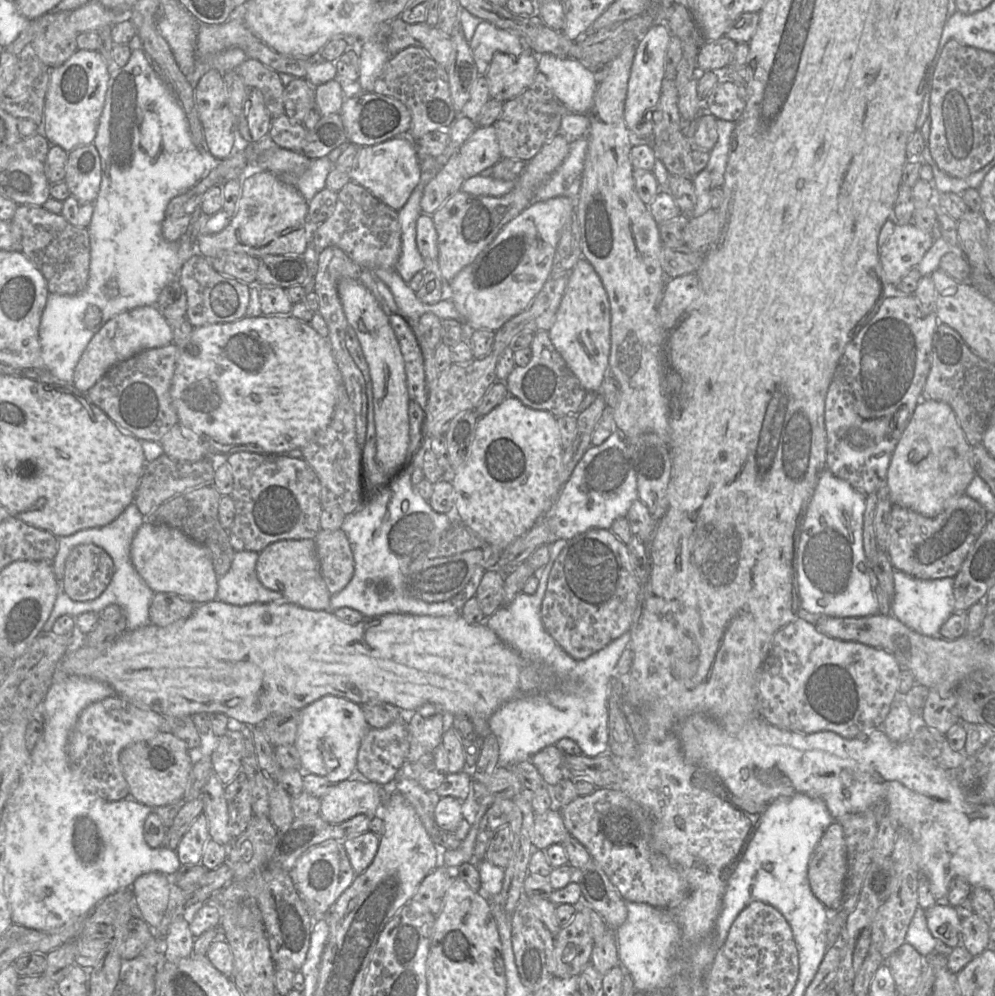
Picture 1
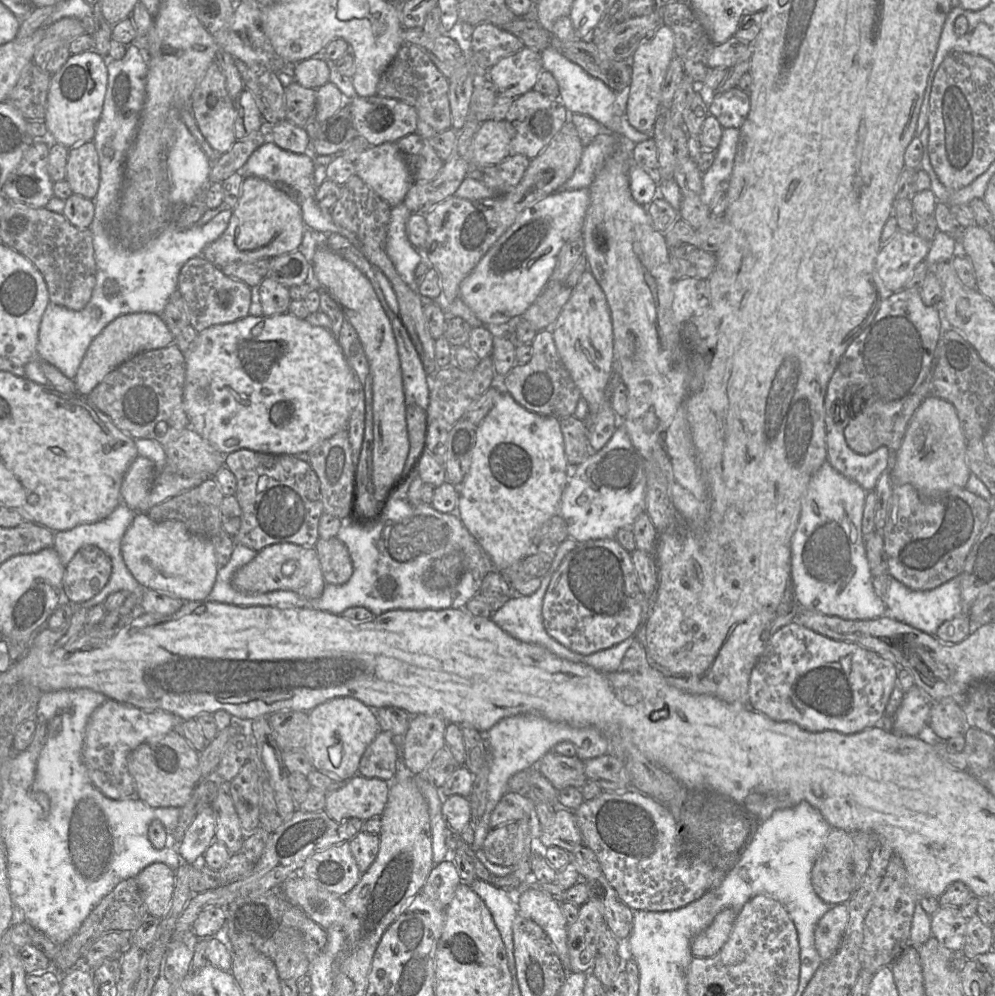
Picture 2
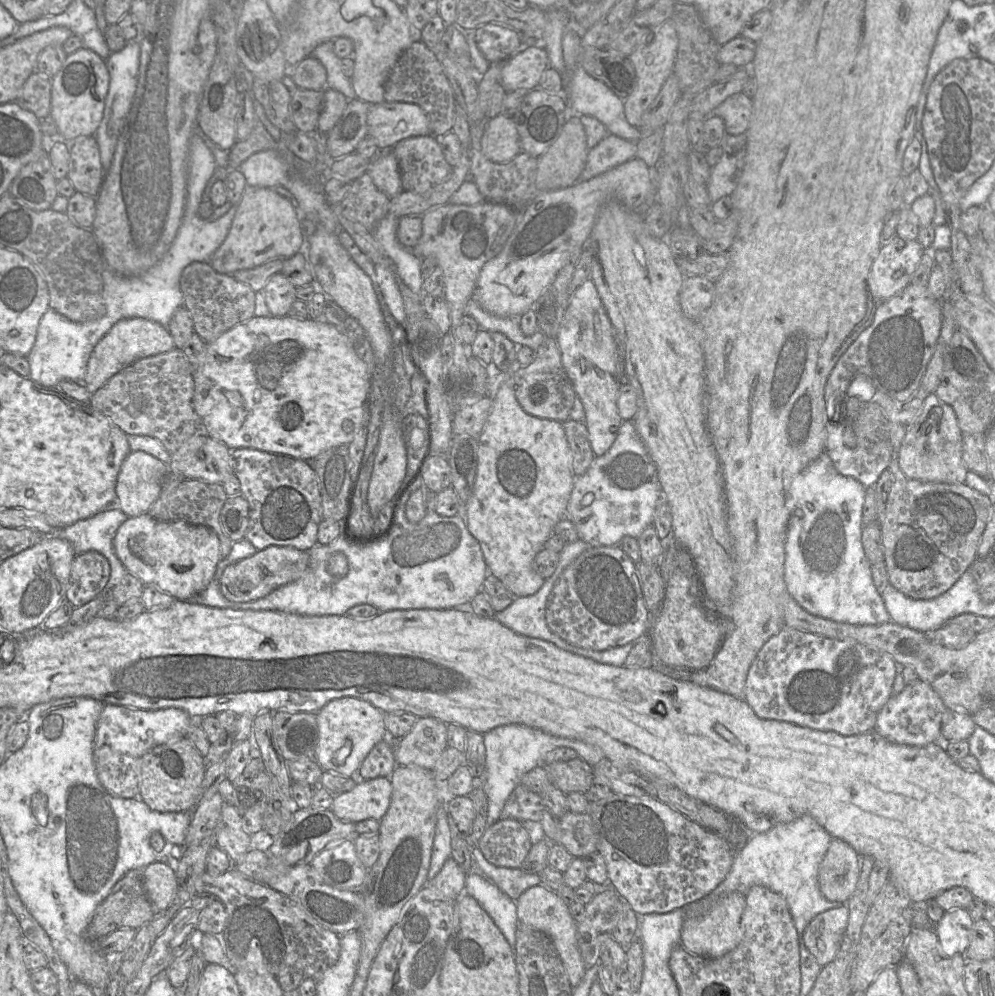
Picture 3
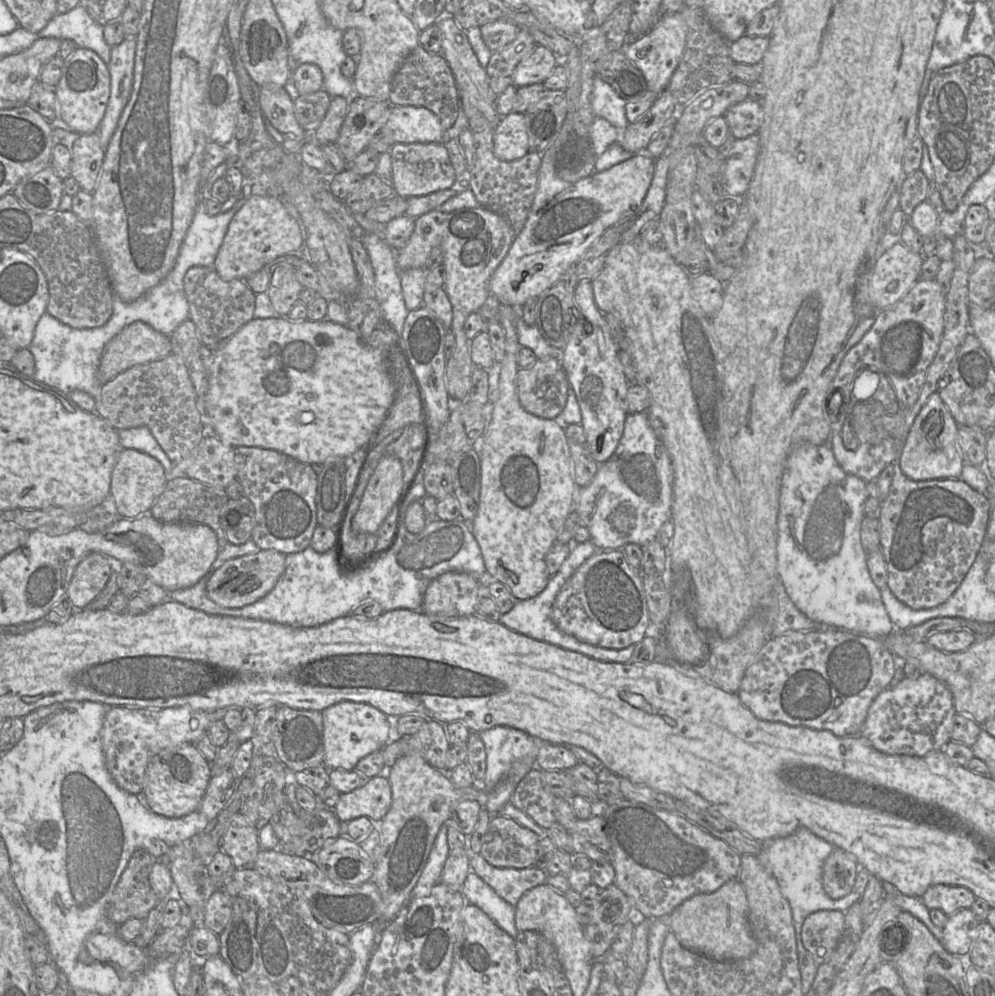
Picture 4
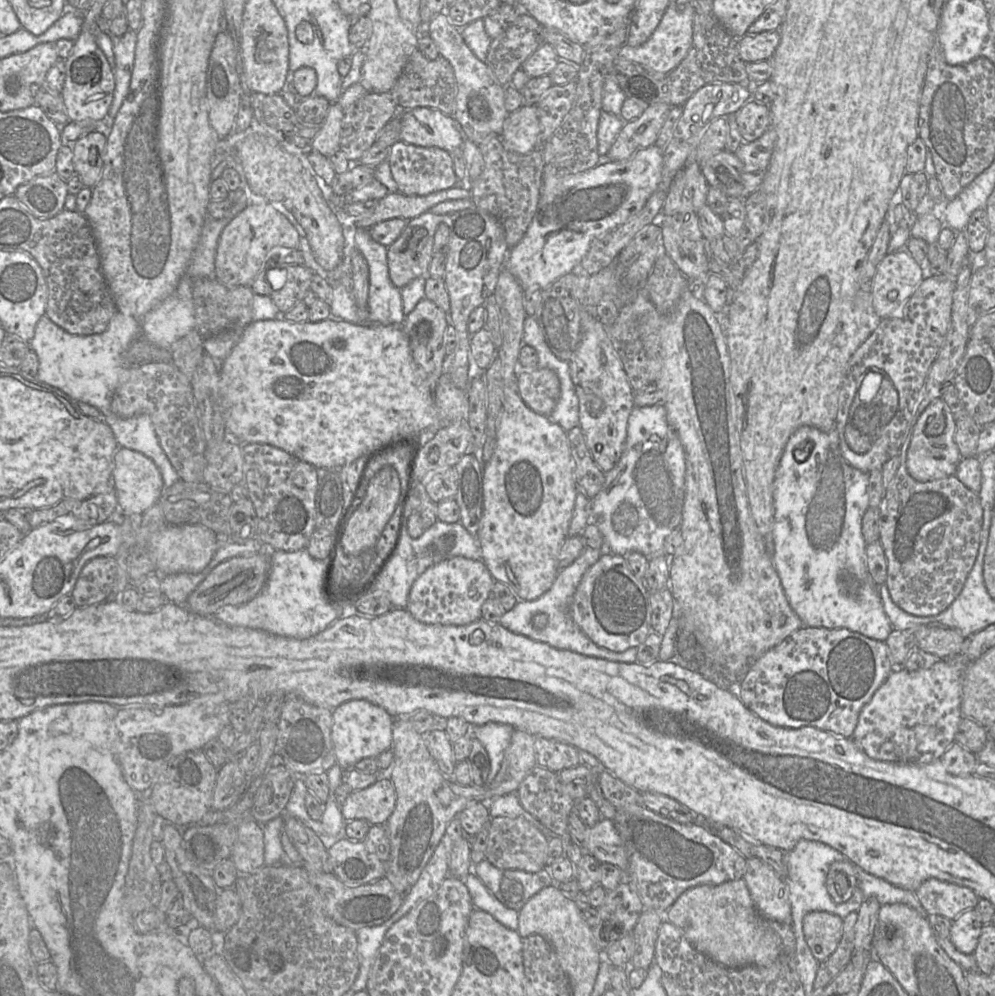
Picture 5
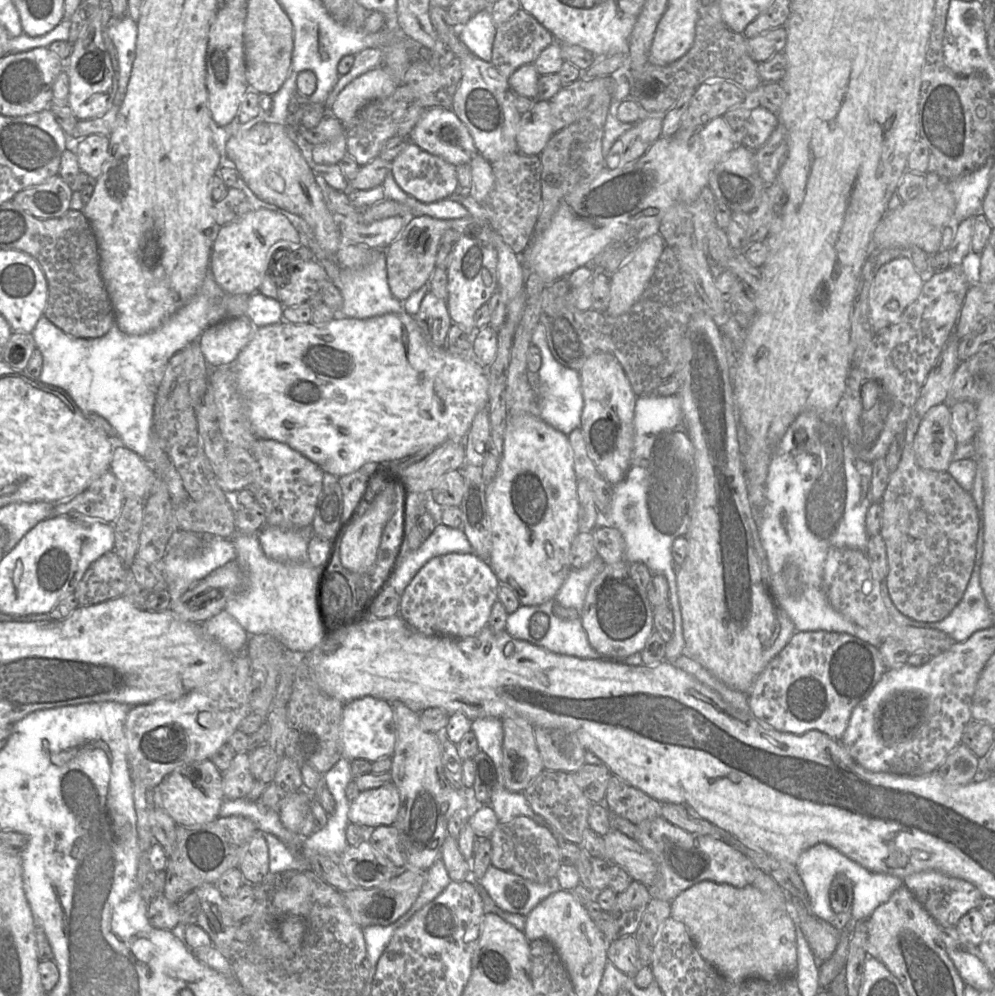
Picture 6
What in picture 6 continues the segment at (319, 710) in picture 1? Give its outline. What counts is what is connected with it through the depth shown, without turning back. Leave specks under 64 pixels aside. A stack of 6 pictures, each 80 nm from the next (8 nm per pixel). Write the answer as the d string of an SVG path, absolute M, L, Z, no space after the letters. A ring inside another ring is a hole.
M364 696L344 704L340 725L342 757L366 759L373 763L378 759L392 757L396 743L395 716L392 704L373 696Z

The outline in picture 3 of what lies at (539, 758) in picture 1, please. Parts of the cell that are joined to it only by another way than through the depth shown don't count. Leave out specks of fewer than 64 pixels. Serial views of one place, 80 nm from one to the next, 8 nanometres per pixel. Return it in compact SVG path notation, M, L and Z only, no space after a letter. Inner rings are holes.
M580 757L543 766L547 771L551 784L564 794L573 792L585 794L595 777L592 766Z

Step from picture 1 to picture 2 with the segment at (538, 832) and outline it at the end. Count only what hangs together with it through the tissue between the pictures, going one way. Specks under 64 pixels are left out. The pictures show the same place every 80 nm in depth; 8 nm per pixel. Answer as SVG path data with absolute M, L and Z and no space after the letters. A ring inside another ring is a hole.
M558 806L553 823L550 826L542 827L540 841L543 849L558 846L569 853L583 845L574 811Z

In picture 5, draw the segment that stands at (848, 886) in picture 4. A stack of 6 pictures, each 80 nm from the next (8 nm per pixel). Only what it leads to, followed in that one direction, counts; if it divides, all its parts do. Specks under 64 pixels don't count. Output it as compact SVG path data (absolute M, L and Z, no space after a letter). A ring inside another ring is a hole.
M847 859L833 862L827 873L826 888L833 902L845 903L857 886L854 865Z

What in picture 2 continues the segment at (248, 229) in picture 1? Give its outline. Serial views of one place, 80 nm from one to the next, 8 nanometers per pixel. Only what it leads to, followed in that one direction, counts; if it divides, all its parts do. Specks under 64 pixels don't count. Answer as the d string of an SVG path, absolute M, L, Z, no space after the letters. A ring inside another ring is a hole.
M251 176L242 183L241 196L228 227L217 240L204 248L202 255L214 266L222 268L234 262L251 263L293 253L299 250L302 238L302 211L295 198L271 182Z

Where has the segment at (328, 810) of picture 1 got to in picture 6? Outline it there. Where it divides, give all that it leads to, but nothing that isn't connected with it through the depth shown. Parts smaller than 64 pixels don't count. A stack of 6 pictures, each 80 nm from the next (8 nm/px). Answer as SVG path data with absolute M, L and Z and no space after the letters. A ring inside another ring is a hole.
M392 781L378 787L360 791L359 795L350 801L348 810L349 823L361 826L378 827L380 825L392 825L396 820L400 808L400 794Z

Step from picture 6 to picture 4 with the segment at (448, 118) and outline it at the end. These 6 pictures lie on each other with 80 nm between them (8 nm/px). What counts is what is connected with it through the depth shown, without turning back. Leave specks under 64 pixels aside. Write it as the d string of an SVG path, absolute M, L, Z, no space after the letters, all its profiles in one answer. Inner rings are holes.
M391 105L380 133L390 145L415 142L444 144L446 141L446 130L439 117L420 106Z

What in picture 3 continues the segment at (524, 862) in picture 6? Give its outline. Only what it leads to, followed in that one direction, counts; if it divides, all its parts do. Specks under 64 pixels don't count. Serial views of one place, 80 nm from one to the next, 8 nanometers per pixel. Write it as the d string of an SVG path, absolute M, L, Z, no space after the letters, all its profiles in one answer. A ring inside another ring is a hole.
M500 818L485 830L478 847L491 864L519 869L528 855L532 843L522 822Z

